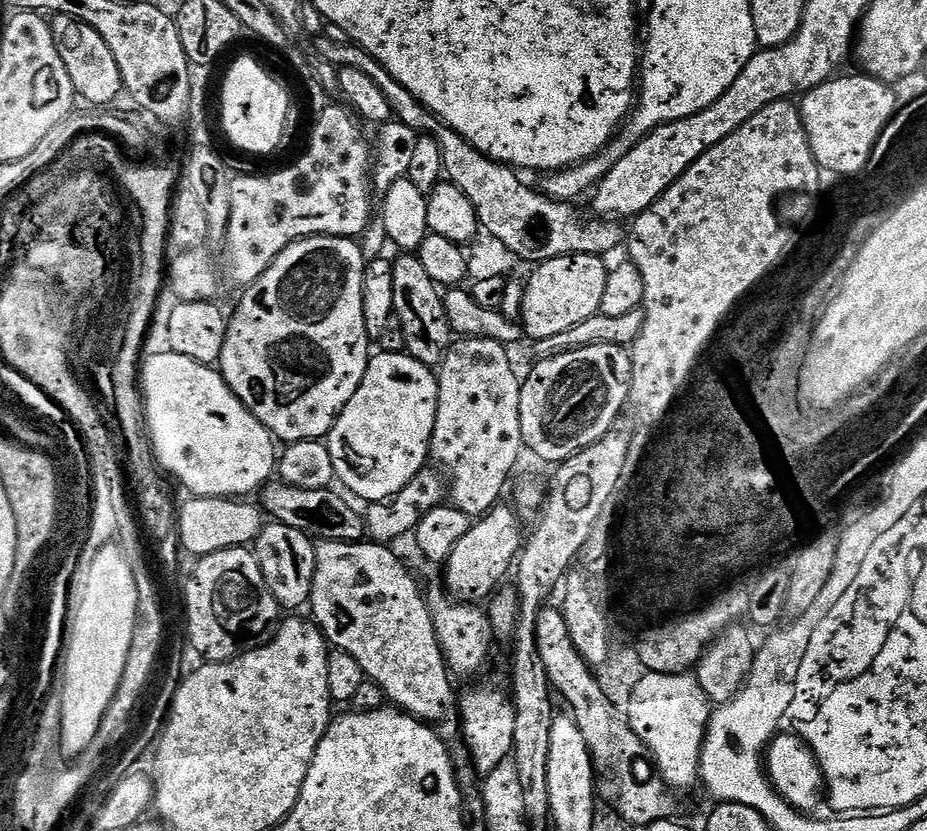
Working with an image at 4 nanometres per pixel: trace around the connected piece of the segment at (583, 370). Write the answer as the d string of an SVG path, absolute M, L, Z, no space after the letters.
M591 344L563 352L557 356L545 356L523 377L520 386L520 421L525 449L540 460L549 460L552 466L568 460L579 451L599 442L613 425L621 419L624 404L630 400L632 383L632 357L628 348Z

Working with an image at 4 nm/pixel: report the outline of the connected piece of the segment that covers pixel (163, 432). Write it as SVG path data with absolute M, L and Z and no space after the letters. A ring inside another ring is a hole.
M163 350L164 352L156 352L152 357L145 359L142 364L140 373L140 383L142 385L142 395L144 398L144 415L148 418L148 437L152 440L152 453L156 455L156 462L161 469L173 481L176 480L182 487L192 496L222 496L225 498L244 498L247 492L259 493L273 479L274 473L278 468L278 447L277 441L274 439L272 432L266 430L266 426L262 426L262 422L258 422L258 418L254 418L254 414L250 414L250 410L246 408L244 403L230 390L230 386L224 381L224 377L220 375L215 367L207 364L199 364L194 362L194 358L186 358L182 354L171 350Z

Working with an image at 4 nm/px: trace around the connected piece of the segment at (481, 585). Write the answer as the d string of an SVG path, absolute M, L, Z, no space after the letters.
M497 506L493 508L487 516L477 519L475 523L473 523L472 529L466 534L466 538L462 538L462 542L458 542L458 546L454 546L454 554L450 554L447 565L443 569L443 572L445 571L445 582L443 581L443 583L446 585L447 591L461 602L487 601L500 586L498 585L500 579L502 579L508 571L511 573L514 565L517 563L522 551L522 538L520 542L520 523L522 523L522 520L515 507L504 507L505 506Z

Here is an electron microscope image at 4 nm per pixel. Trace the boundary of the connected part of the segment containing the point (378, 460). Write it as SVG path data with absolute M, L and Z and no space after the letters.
M383 350L371 357L368 369L354 390L354 398L346 402L340 416L329 430L326 443L334 462L336 480L345 489L371 502L385 500L405 488L426 467L430 460L434 418L438 414L438 386L440 381L431 367L409 356L404 350Z

